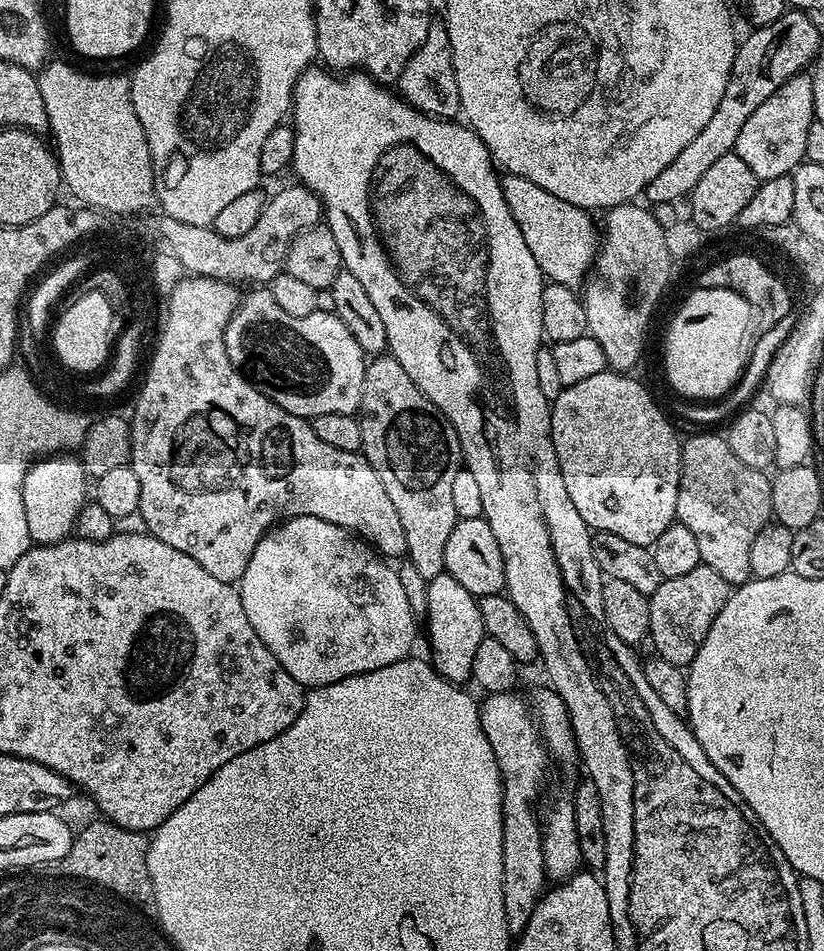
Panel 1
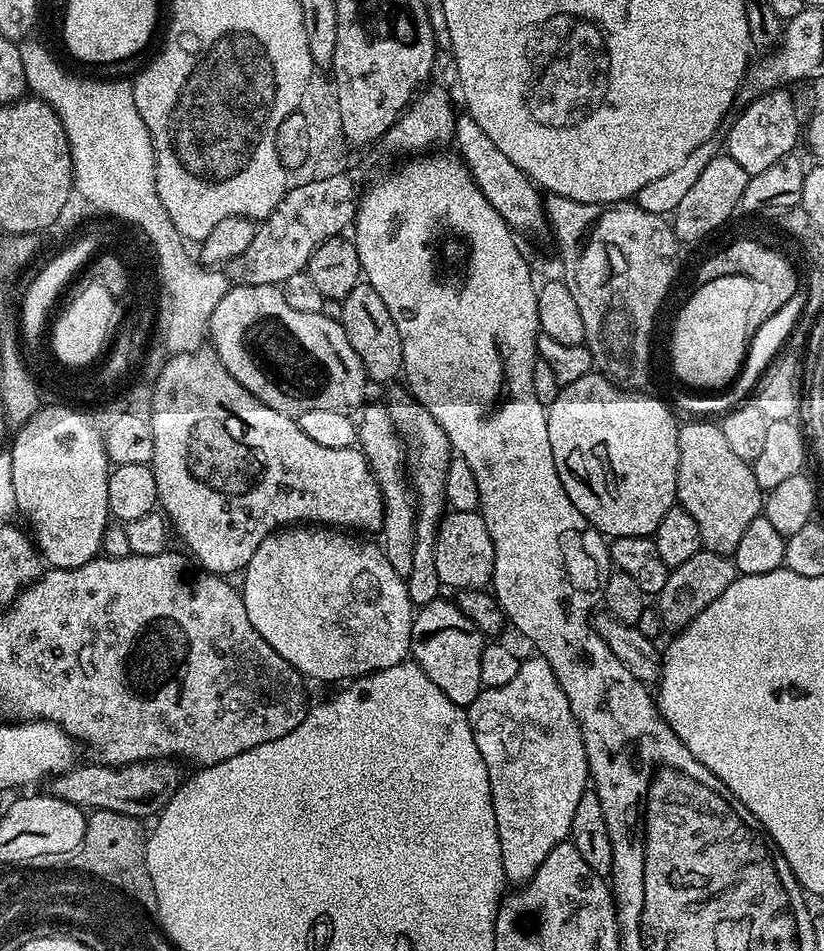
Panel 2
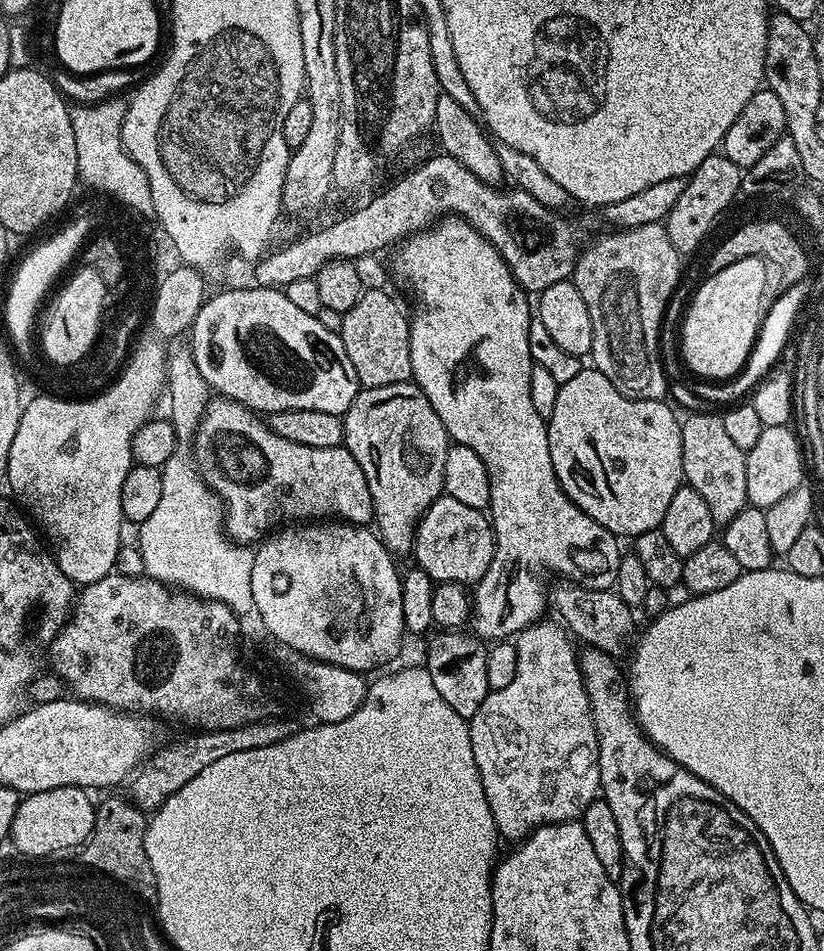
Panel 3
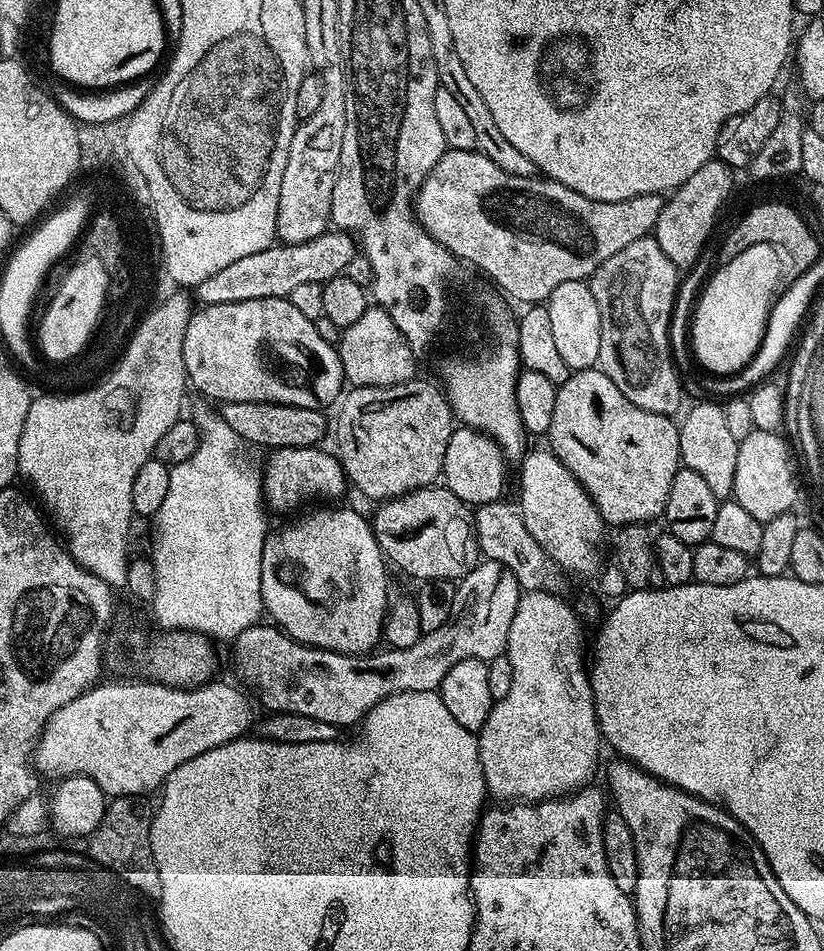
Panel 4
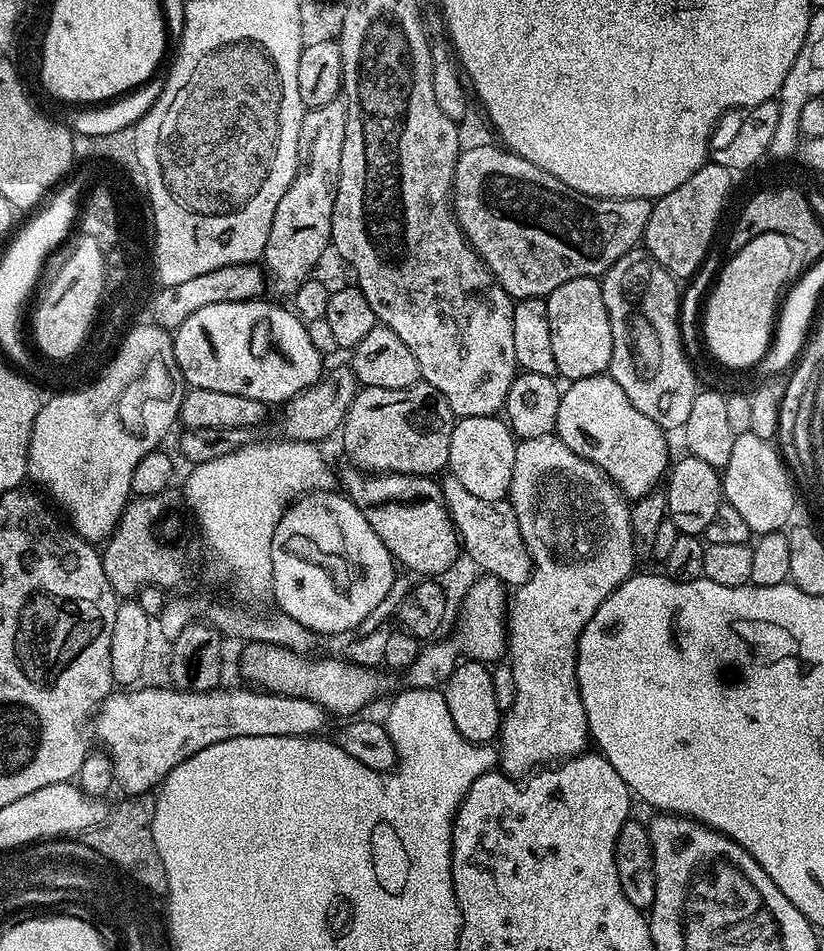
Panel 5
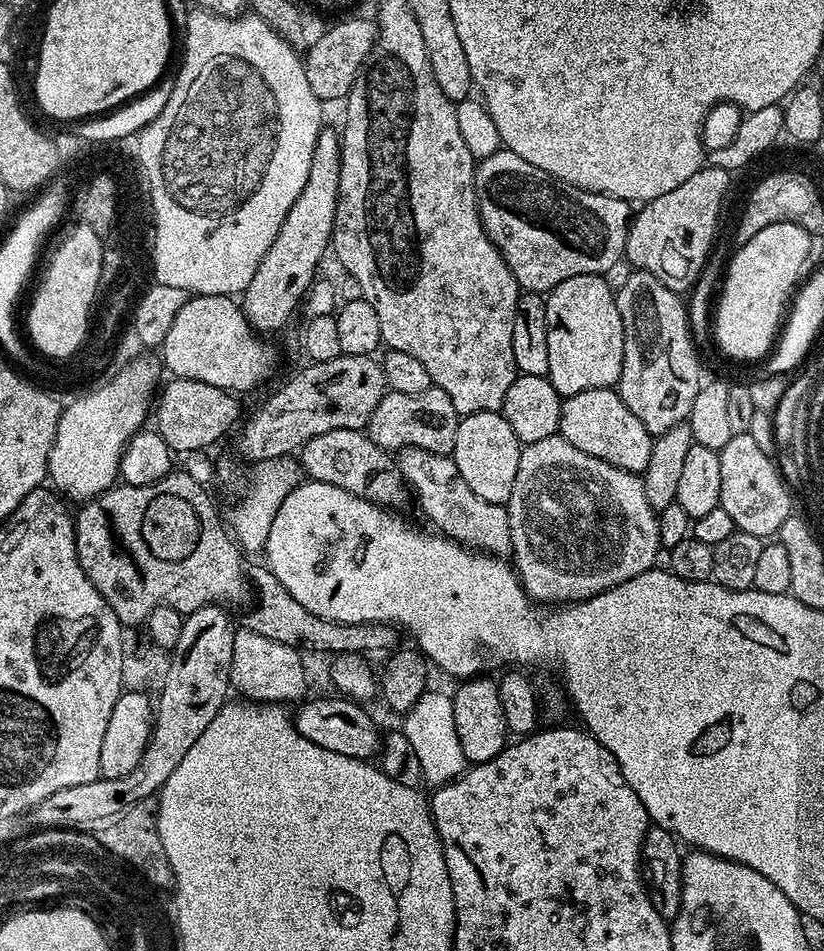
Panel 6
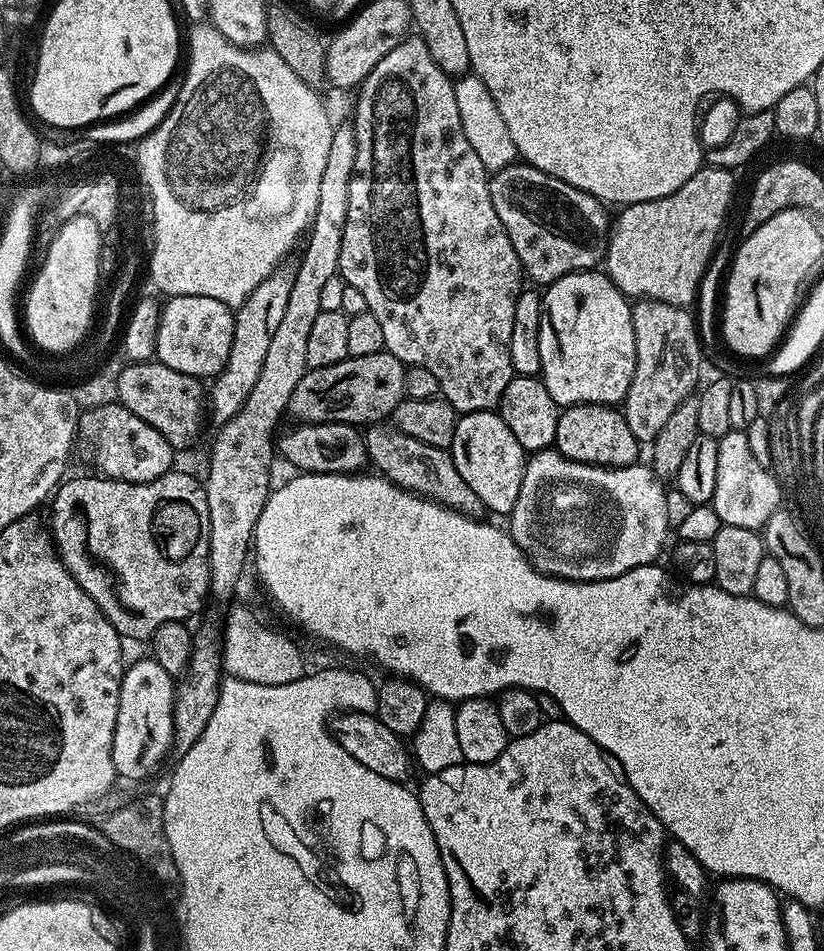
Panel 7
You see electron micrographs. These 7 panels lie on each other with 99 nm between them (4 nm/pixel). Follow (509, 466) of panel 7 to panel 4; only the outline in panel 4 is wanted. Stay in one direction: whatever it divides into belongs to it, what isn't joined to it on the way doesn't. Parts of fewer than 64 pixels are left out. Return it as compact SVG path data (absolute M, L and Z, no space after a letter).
M460 426L450 434L450 442L446 442L442 484L463 504L494 504L503 497L500 495L504 492L504 479L508 476L507 466L509 467L504 451L485 432L479 432L477 428Z

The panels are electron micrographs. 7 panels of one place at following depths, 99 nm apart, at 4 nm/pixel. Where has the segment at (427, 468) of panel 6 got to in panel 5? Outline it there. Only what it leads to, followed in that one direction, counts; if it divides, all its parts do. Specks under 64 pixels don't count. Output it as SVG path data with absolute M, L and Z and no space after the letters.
M451 474L442 480L442 495L448 508L450 518L460 536L462 552L469 556L480 567L481 573L496 576L505 586L525 584L532 573L532 559L526 550L526 542L522 542L522 534L518 530L518 518L514 514L511 503L507 499L486 502L470 494L458 478Z

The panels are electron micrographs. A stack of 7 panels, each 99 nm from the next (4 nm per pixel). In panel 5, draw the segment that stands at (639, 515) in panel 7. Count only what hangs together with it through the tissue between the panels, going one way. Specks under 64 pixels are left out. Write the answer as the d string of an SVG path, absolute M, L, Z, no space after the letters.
M555 434L520 440L517 443L514 454L514 474L507 499L518 518L518 530L522 534L522 542L526 542L526 550L532 559L532 573L525 584L521 584L515 589L516 597L513 600L511 597L510 615L506 620L506 656L514 670L516 698L514 706L508 712L503 713L500 721L498 768L505 776L524 778L537 771L541 766L552 766L559 761L569 760L572 756L579 756L589 747L588 719L586 718L586 710L582 706L582 694L578 690L578 678L576 677L576 647L580 644L580 635L586 622L590 622L590 618L594 618L594 610L598 610L601 602L621 582L633 575L635 568L632 567L636 564L638 541L632 537L632 527L630 526L632 510L624 493L616 487L615 482L601 468L594 466L586 458L578 458L578 454L574 454L574 450L570 450L570 446L566 446L566 442L562 442L560 437Z

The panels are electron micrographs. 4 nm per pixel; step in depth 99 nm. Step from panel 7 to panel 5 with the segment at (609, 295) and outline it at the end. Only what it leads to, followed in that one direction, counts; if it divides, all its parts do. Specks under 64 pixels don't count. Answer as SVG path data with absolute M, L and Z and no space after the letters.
M594 276L574 278L570 282L562 282L562 286L558 286L558 290L551 292L546 299L548 302L548 317L550 318L550 346L554 346L554 362L556 363L557 373L561 377L564 375L566 378L565 381L568 382L607 373L608 363L610 362L610 350L612 349L612 339L610 338L610 314L606 314L606 302L602 302L601 281Z

